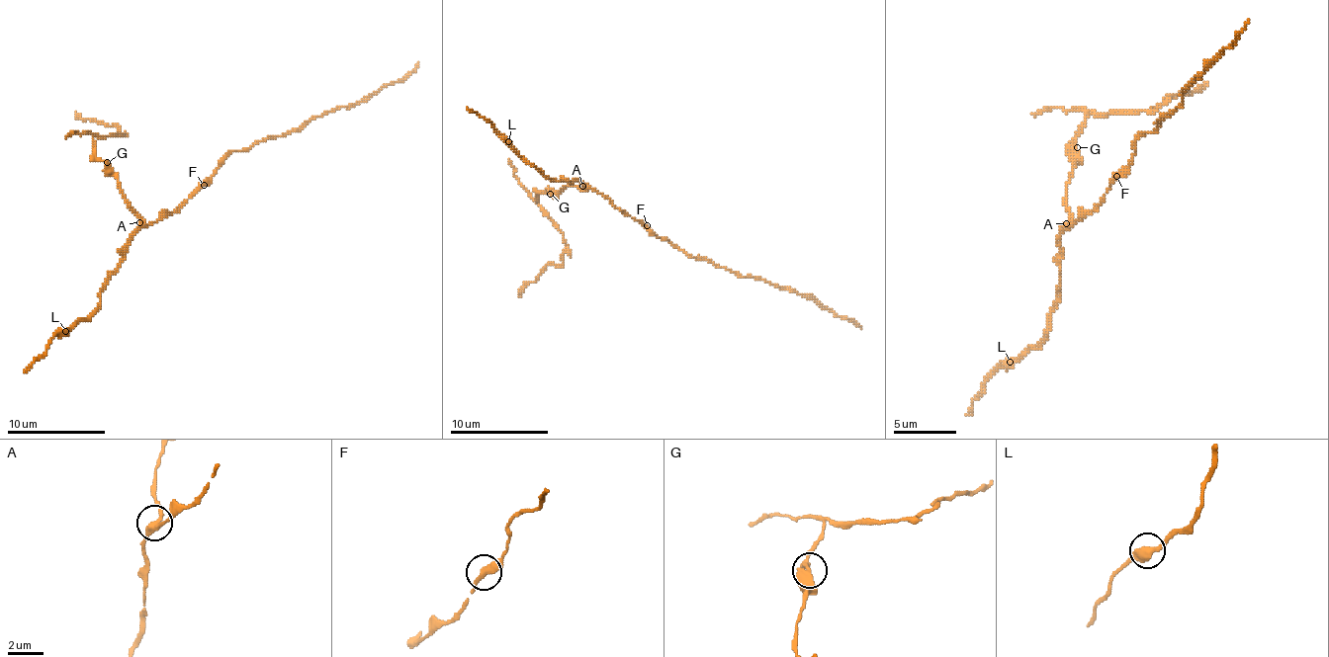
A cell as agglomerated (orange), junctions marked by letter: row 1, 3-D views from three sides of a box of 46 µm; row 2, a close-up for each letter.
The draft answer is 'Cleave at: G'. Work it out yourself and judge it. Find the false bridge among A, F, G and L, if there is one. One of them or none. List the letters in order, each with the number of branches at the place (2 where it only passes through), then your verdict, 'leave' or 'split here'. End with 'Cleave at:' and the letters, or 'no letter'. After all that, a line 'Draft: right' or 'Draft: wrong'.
A: branches 3; leave
F: branches 2; leave
G: branches 2; split here
L: branches 2; leave
Cleave at: G
Draft: right

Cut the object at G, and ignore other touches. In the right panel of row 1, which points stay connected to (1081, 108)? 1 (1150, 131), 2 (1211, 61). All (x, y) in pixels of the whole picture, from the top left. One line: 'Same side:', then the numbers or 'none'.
Same side: none

